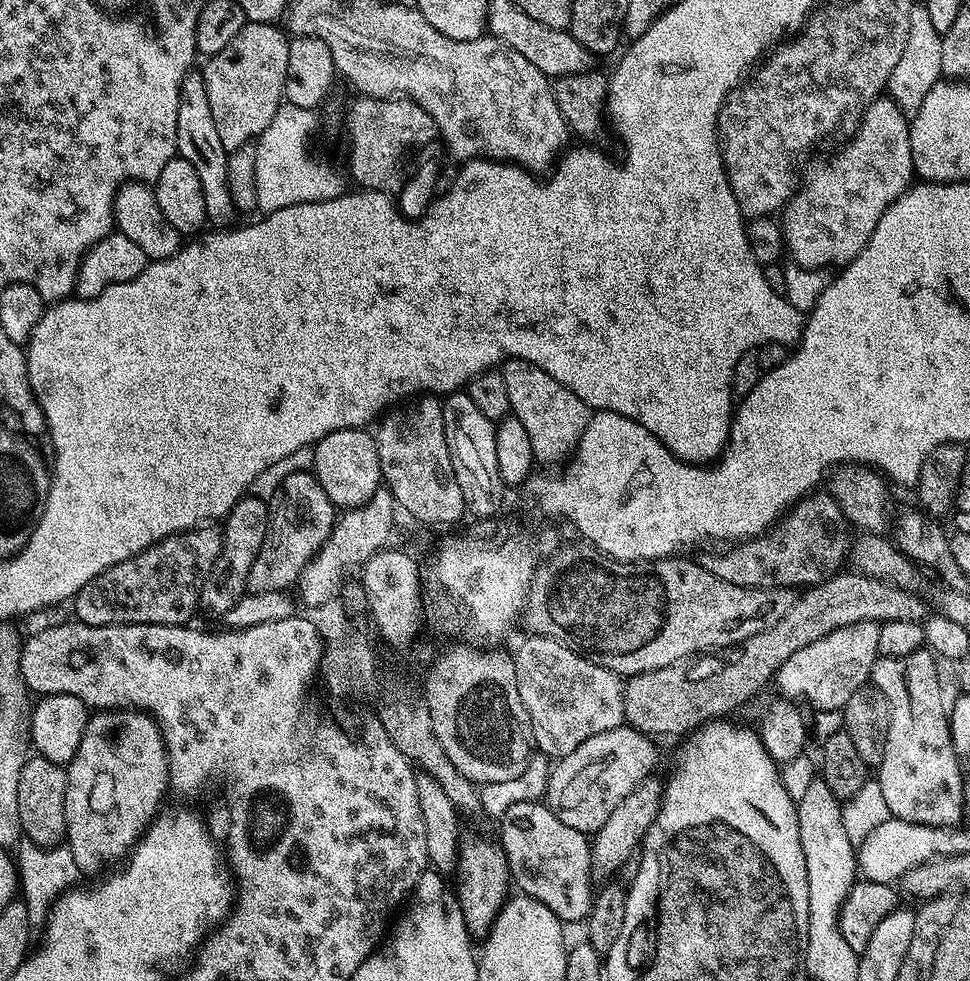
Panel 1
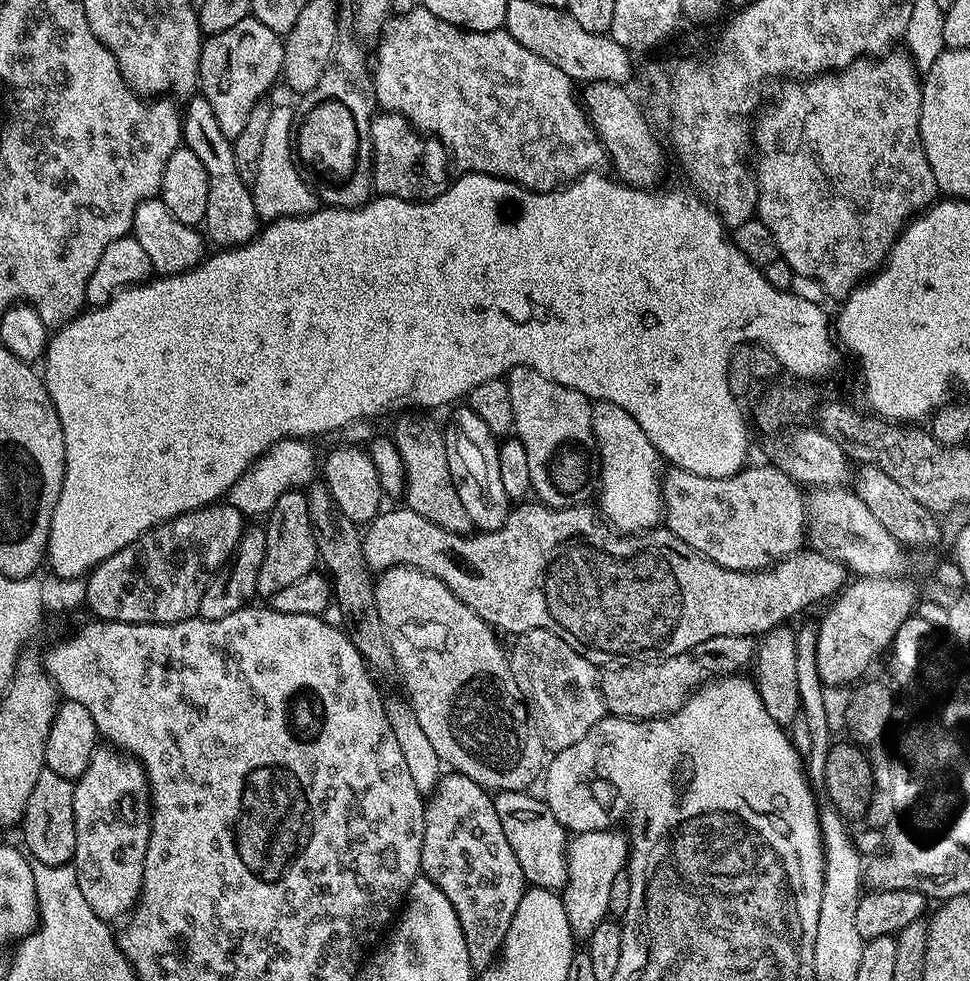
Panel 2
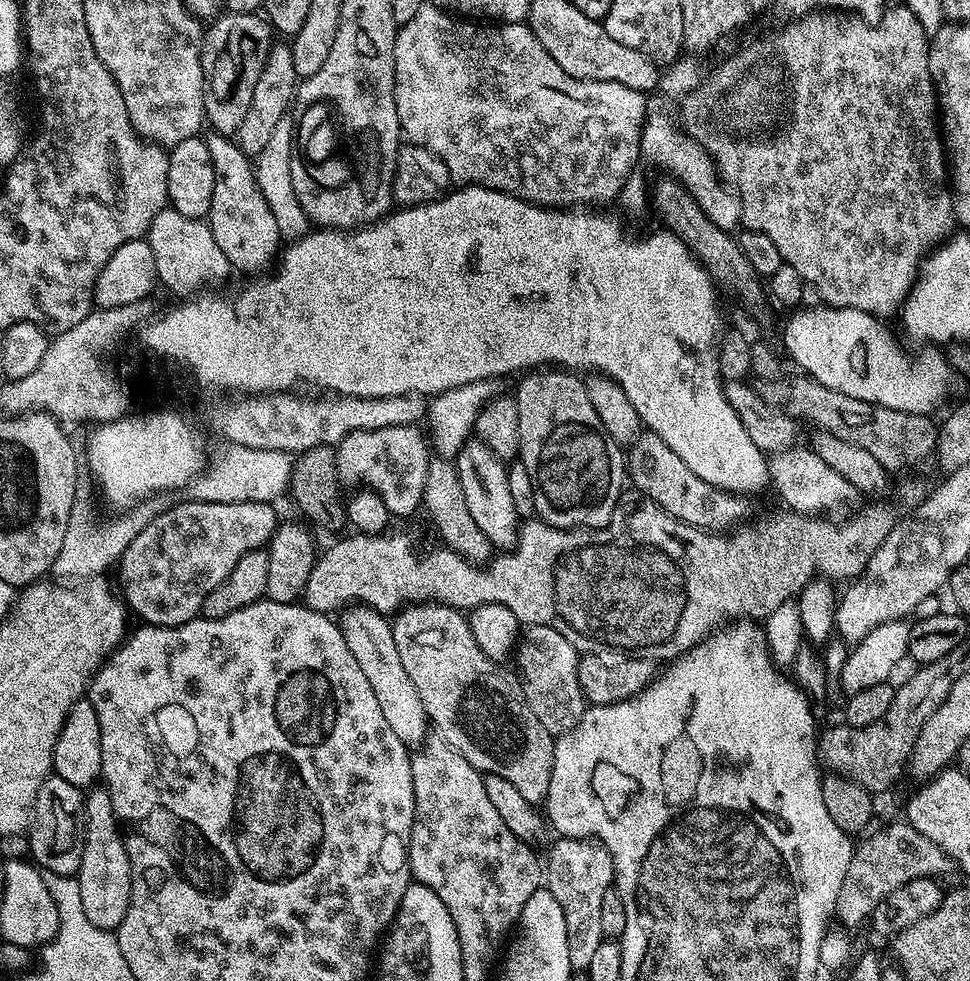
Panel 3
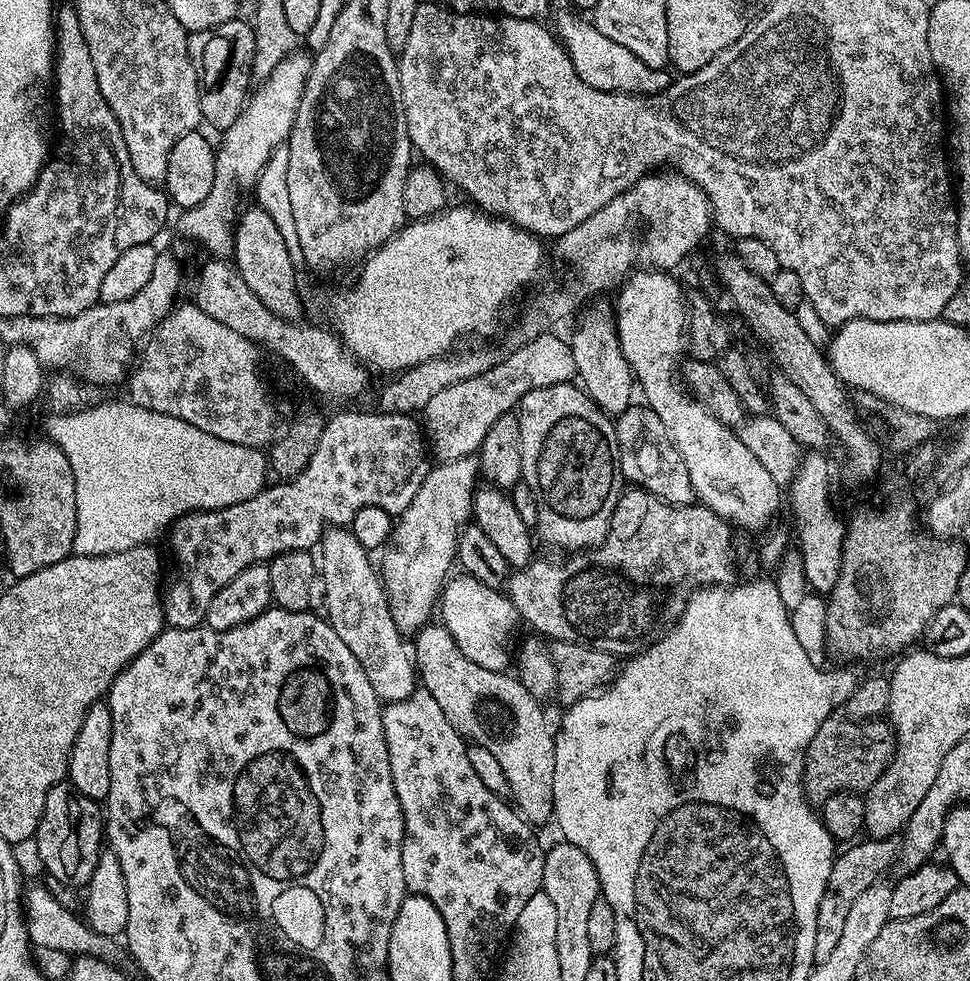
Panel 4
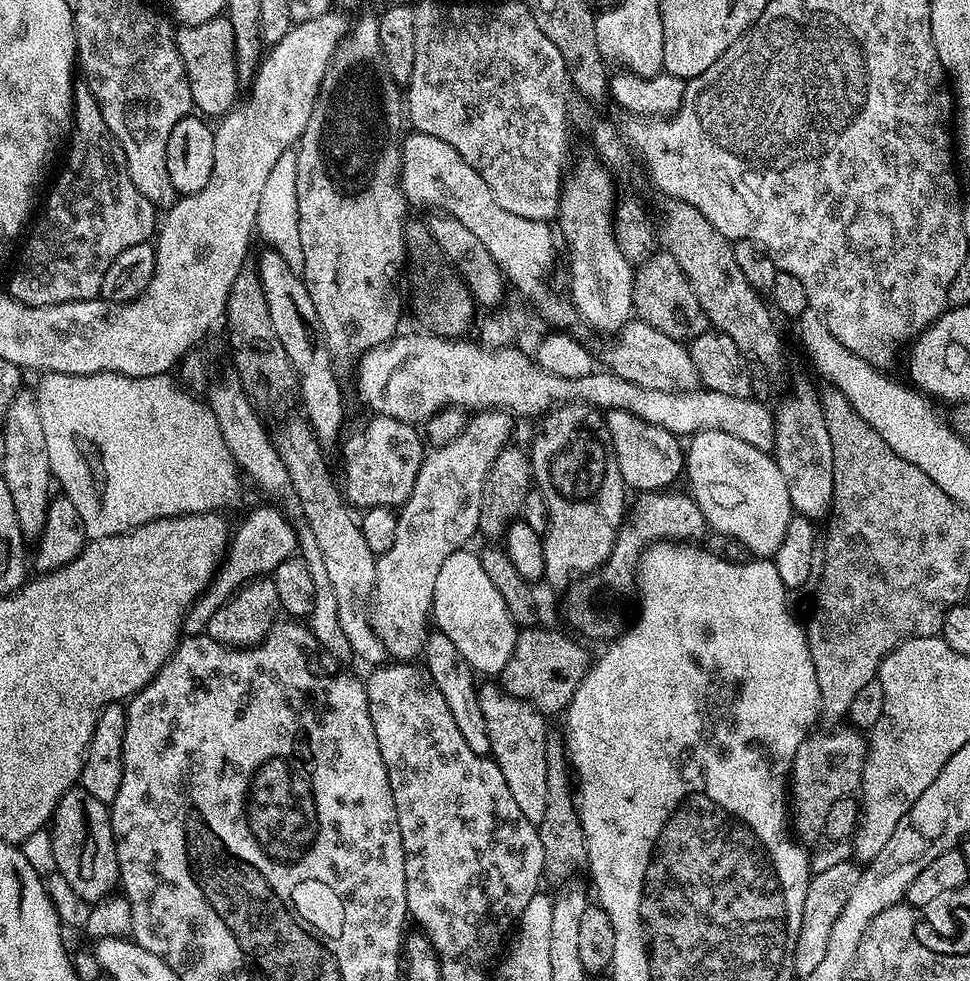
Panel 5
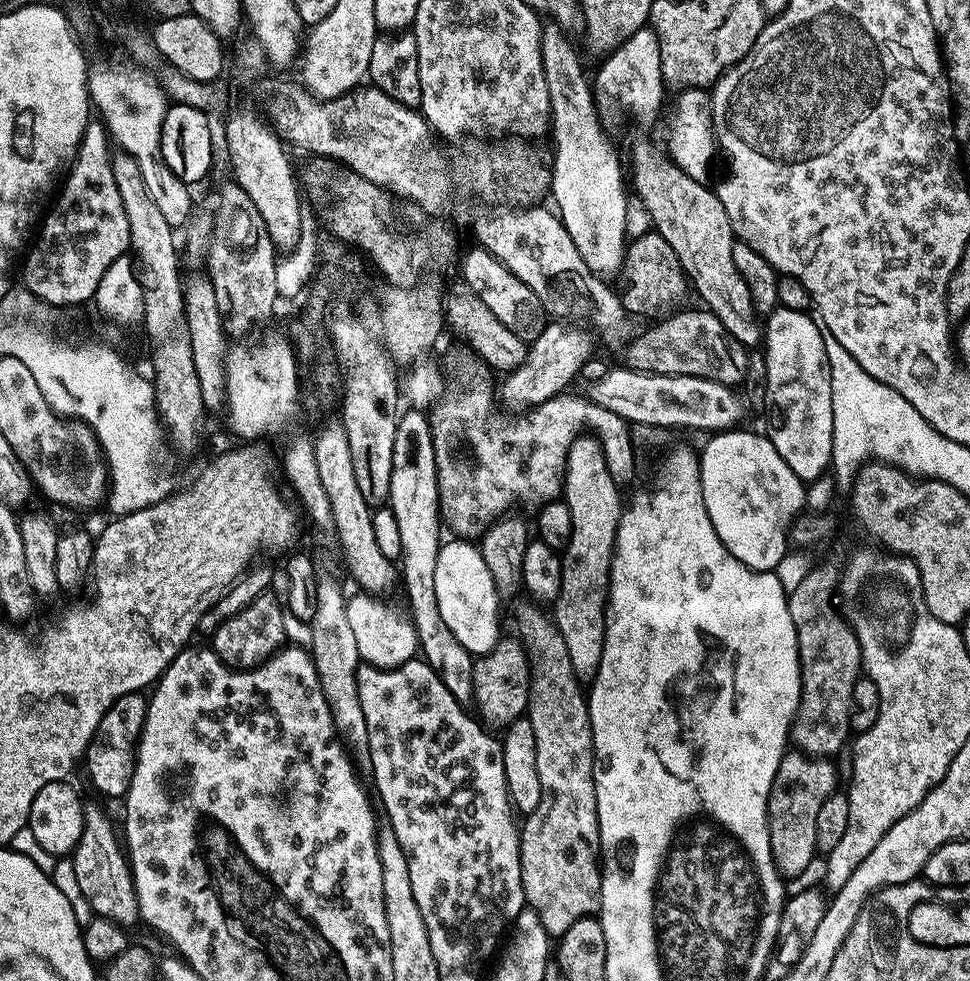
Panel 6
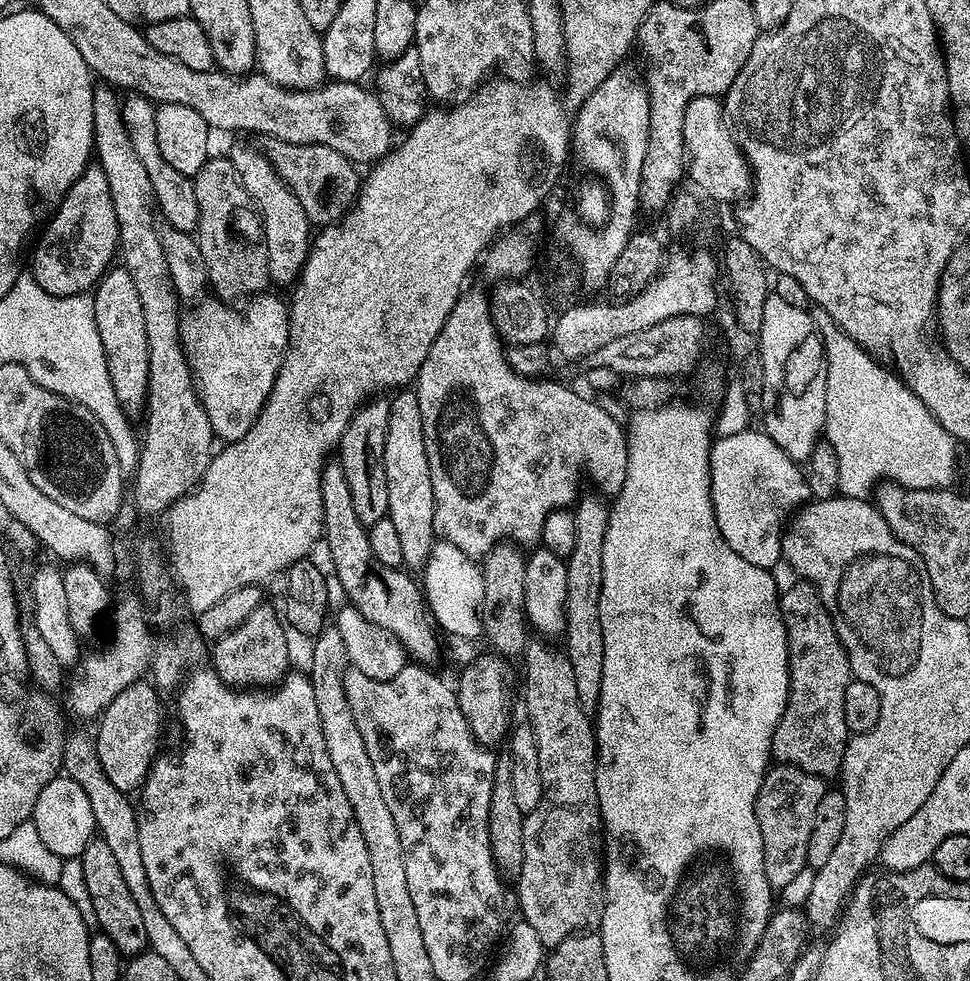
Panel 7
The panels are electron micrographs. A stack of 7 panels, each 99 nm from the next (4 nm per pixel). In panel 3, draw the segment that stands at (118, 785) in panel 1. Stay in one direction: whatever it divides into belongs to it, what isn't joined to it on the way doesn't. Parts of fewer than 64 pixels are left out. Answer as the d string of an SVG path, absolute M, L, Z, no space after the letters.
M96 786L84 797L84 849L80 869L76 871L82 910L94 926L114 930L126 918L132 893L130 858L126 854L122 825L116 818L107 788Z

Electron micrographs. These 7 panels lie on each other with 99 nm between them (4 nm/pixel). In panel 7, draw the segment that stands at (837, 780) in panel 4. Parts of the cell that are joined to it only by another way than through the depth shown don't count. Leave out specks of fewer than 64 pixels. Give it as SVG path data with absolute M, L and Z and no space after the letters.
M777 763L769 767L758 790L756 817L758 830L762 834L766 878L772 889L788 888L806 872L810 830L814 830L814 814L825 790L826 780L823 776L815 776L793 764Z

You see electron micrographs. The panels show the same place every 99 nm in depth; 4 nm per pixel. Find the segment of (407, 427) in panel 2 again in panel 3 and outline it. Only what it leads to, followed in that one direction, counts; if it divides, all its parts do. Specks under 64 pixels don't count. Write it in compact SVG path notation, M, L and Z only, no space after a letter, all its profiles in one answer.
M429 459L426 470L426 486L424 487L423 511L436 526L436 532L441 536L443 547L454 550L463 560L472 564L487 565L494 555L492 543L482 534L478 522L474 522L470 509L466 507L466 494L462 494L462 482L458 482L456 465L451 459Z

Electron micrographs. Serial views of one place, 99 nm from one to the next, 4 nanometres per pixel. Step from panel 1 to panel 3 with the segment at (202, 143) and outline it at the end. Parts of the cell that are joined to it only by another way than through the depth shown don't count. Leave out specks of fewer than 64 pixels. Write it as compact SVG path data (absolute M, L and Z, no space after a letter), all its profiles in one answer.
M215 130L209 133L206 139L210 158L214 162L216 181L214 182L214 194L210 198L210 210L206 217L207 226L214 234L214 242L218 242L222 254L226 254L226 258L232 263L237 273L263 273L273 267L282 248L278 221L270 211L270 202L262 198L262 190L256 181L253 161L241 150L235 139L221 136Z

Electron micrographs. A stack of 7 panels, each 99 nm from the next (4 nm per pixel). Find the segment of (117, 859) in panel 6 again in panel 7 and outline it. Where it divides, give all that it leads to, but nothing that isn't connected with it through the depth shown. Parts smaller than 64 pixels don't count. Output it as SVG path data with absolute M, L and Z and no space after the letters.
M94 838L86 846L78 864L84 871L84 888L92 899L92 912L100 923L99 931L113 940L118 950L128 958L148 948L146 926L142 923L142 910L138 910L138 902L134 902L134 894L130 894L130 886L126 886L122 878L122 870L118 870L118 862L114 859L114 850L104 840Z

